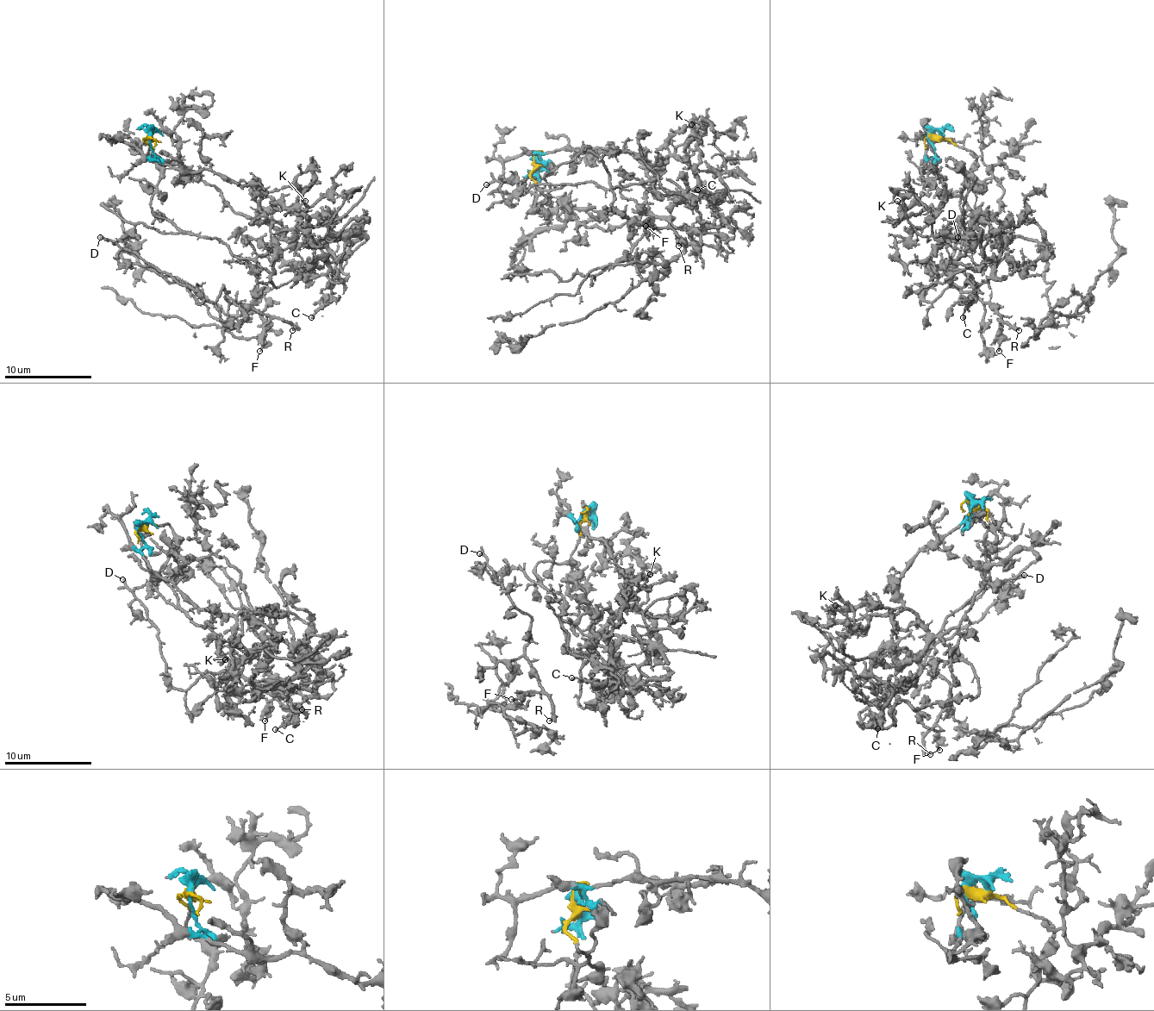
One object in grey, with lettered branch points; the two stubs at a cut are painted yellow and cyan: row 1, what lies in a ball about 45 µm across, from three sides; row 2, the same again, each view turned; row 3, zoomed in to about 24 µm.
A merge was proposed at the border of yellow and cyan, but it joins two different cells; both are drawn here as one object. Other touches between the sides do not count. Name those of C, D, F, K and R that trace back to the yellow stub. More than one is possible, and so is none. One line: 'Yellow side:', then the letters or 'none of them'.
Yellow side: D, F, R

